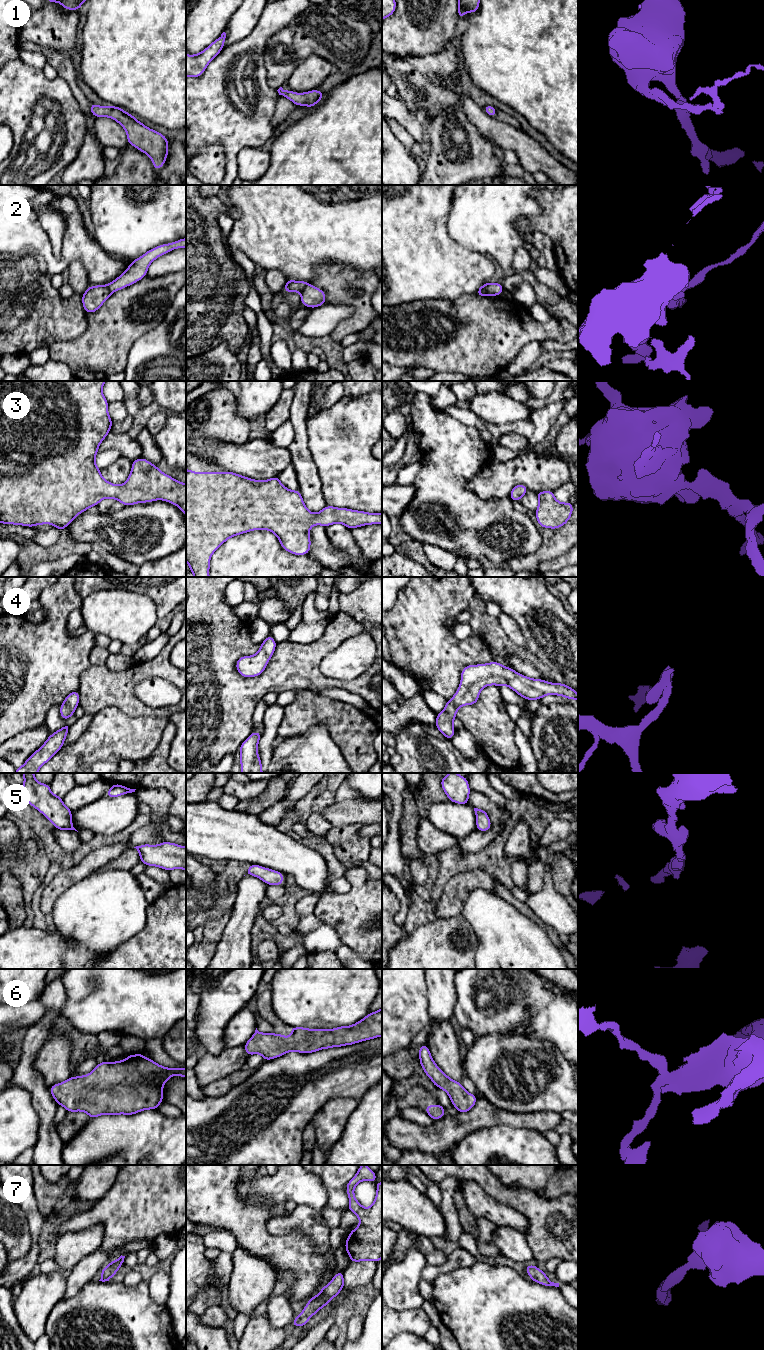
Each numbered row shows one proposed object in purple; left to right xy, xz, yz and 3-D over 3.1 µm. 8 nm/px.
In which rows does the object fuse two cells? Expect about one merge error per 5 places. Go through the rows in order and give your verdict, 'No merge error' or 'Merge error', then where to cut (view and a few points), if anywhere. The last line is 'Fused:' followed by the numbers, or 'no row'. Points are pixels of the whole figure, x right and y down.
1: No merge error. No split
2: Merge error. Split along yz (482, 286), (489, 295)
3: No merge error. No split
4: No merge error. No split
5: No merge error. No split
6: No merge error. No split
7: No merge error. No split
Fused: 2

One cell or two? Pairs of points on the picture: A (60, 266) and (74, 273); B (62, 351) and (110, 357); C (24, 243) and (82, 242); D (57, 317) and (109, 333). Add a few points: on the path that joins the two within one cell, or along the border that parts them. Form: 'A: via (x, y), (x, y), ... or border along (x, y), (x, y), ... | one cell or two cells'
A: border along (73, 260), (77, 260), (83, 266), (87, 281) | two cells
B: via (74, 353), (98, 354) | one cell
C: via (38, 245), (55, 262), (62, 262), (68, 256) | one cell
D: border along (86, 313), (87, 328), (68, 340) | two cells

